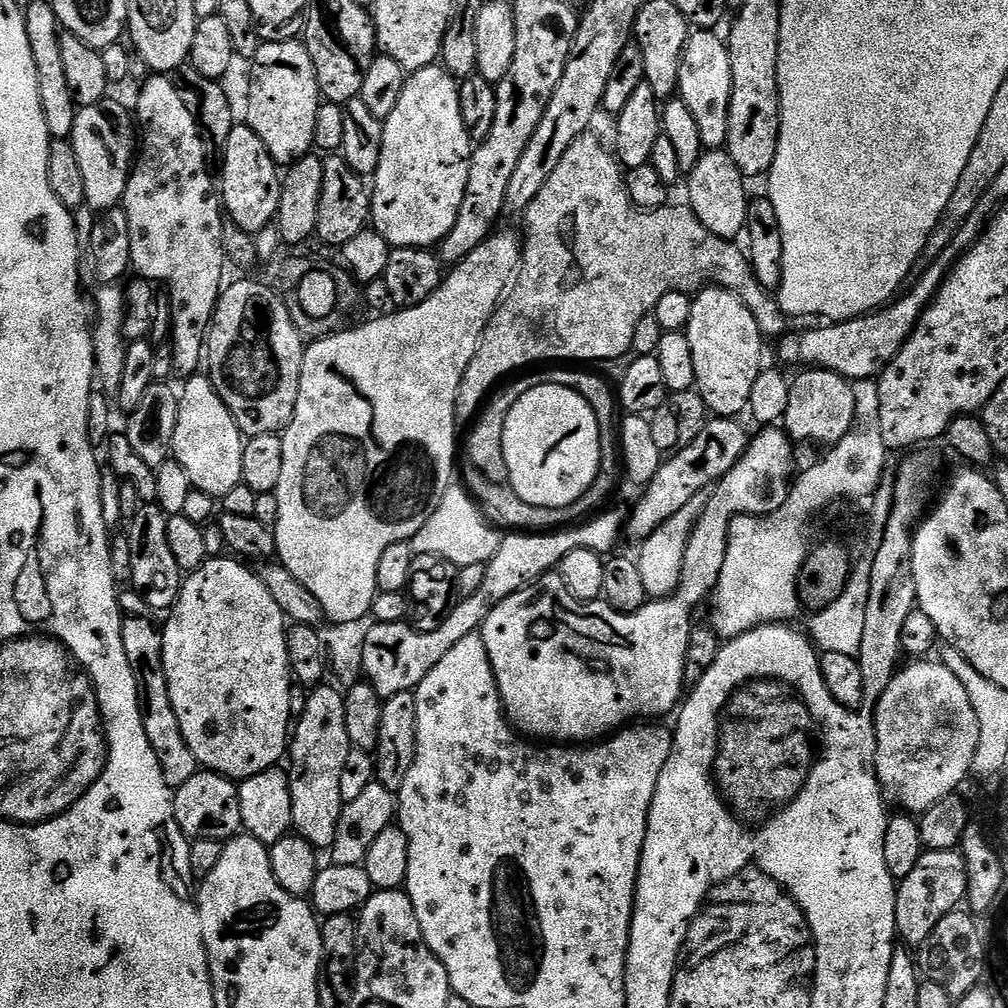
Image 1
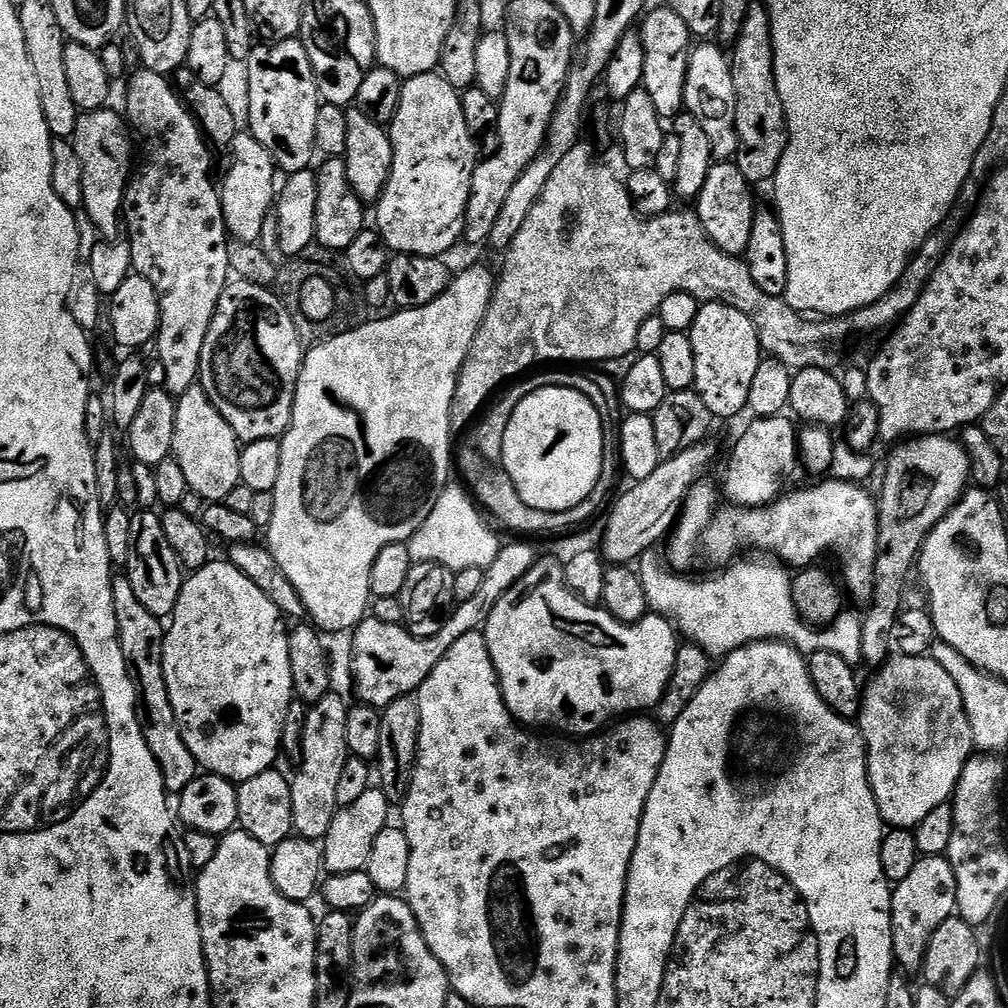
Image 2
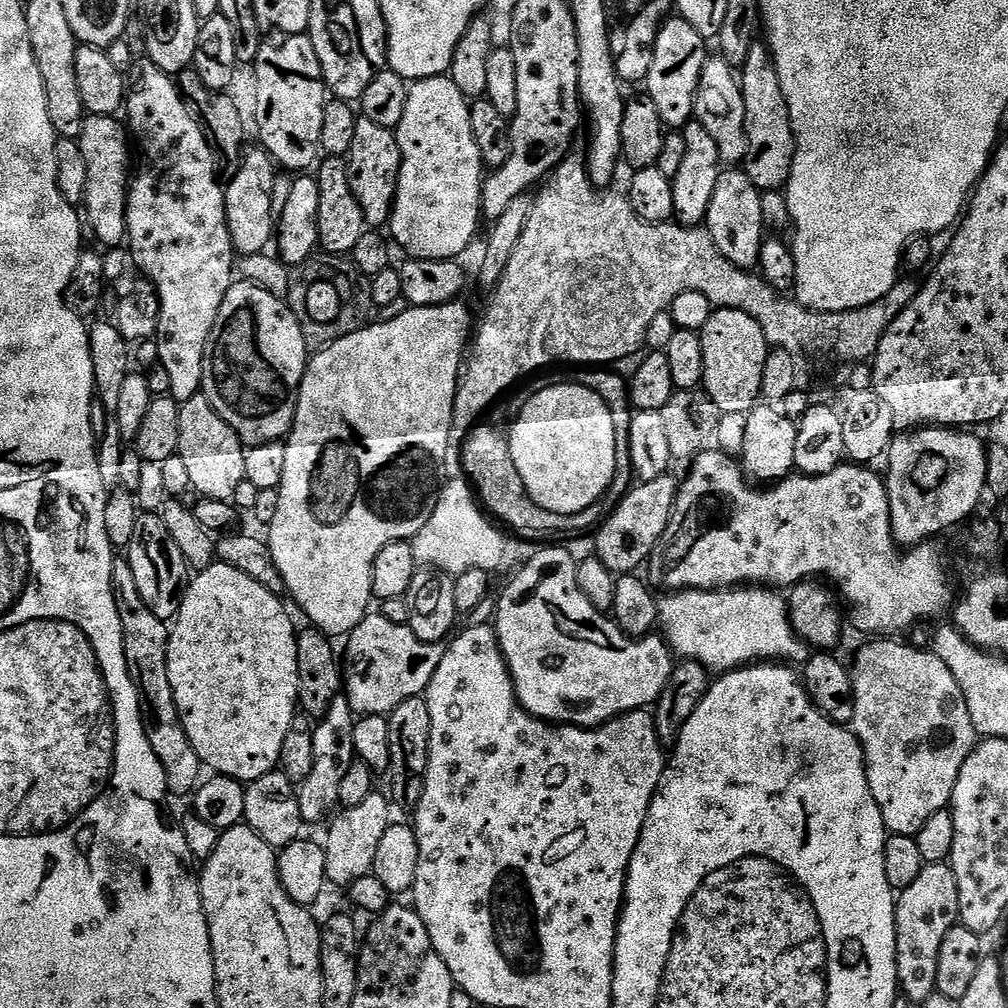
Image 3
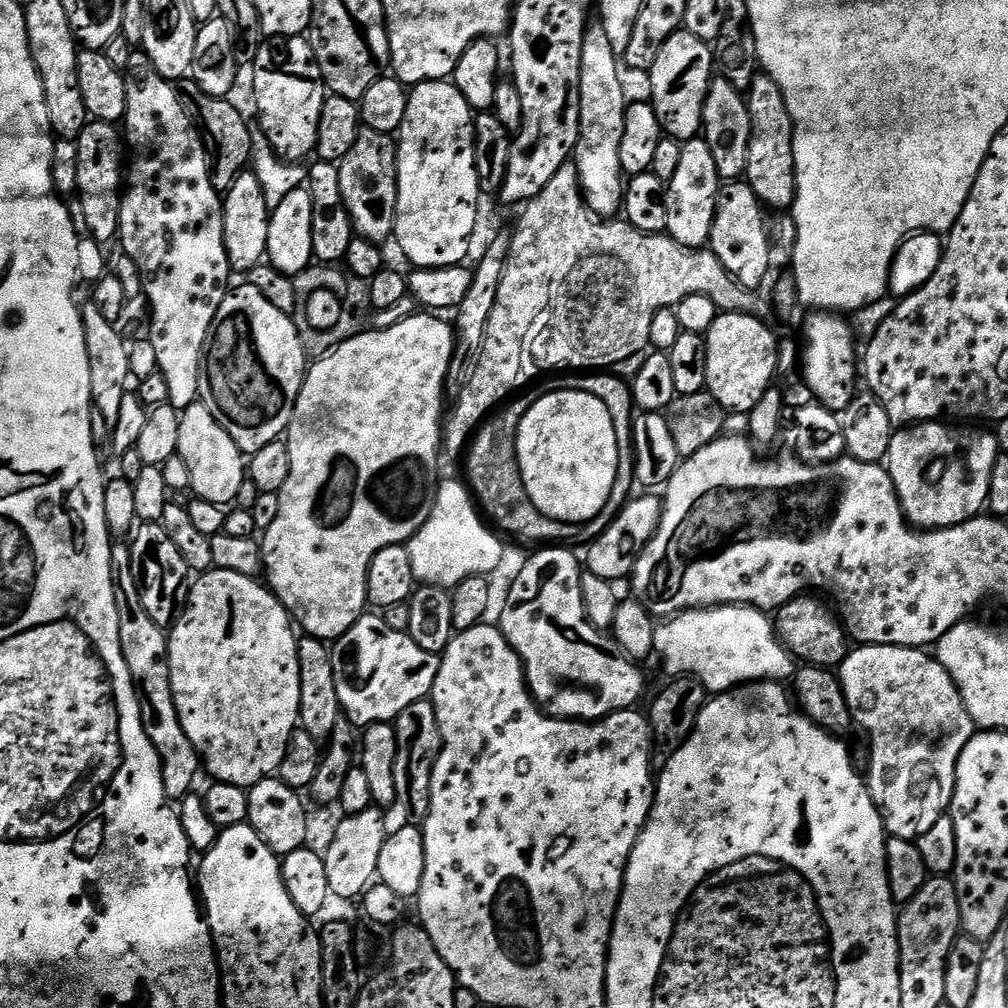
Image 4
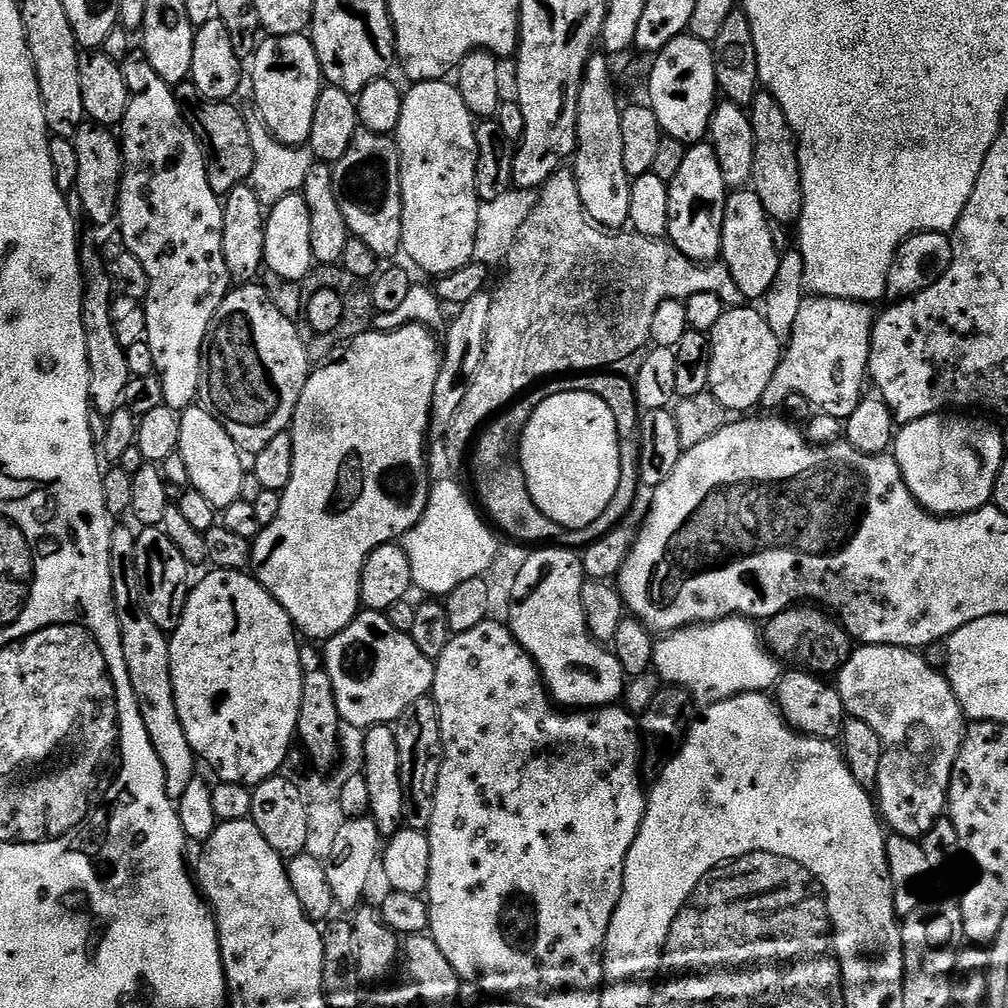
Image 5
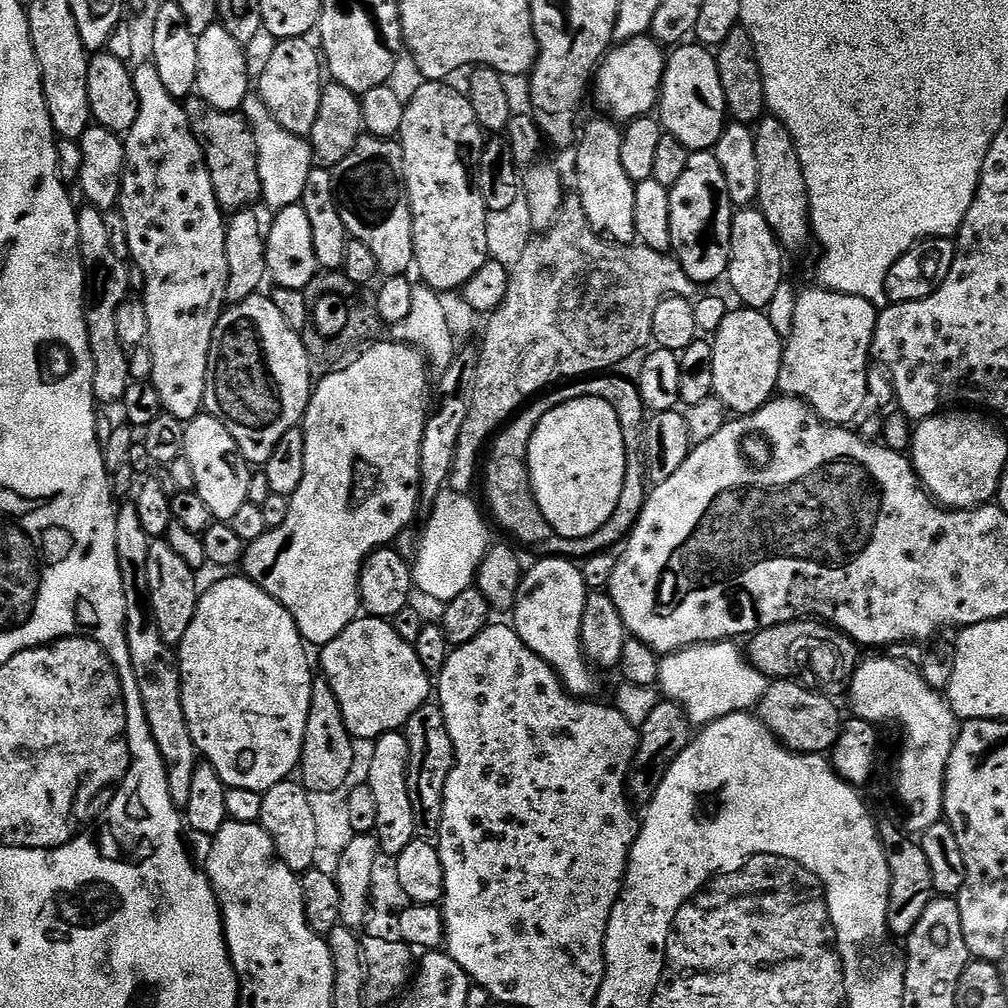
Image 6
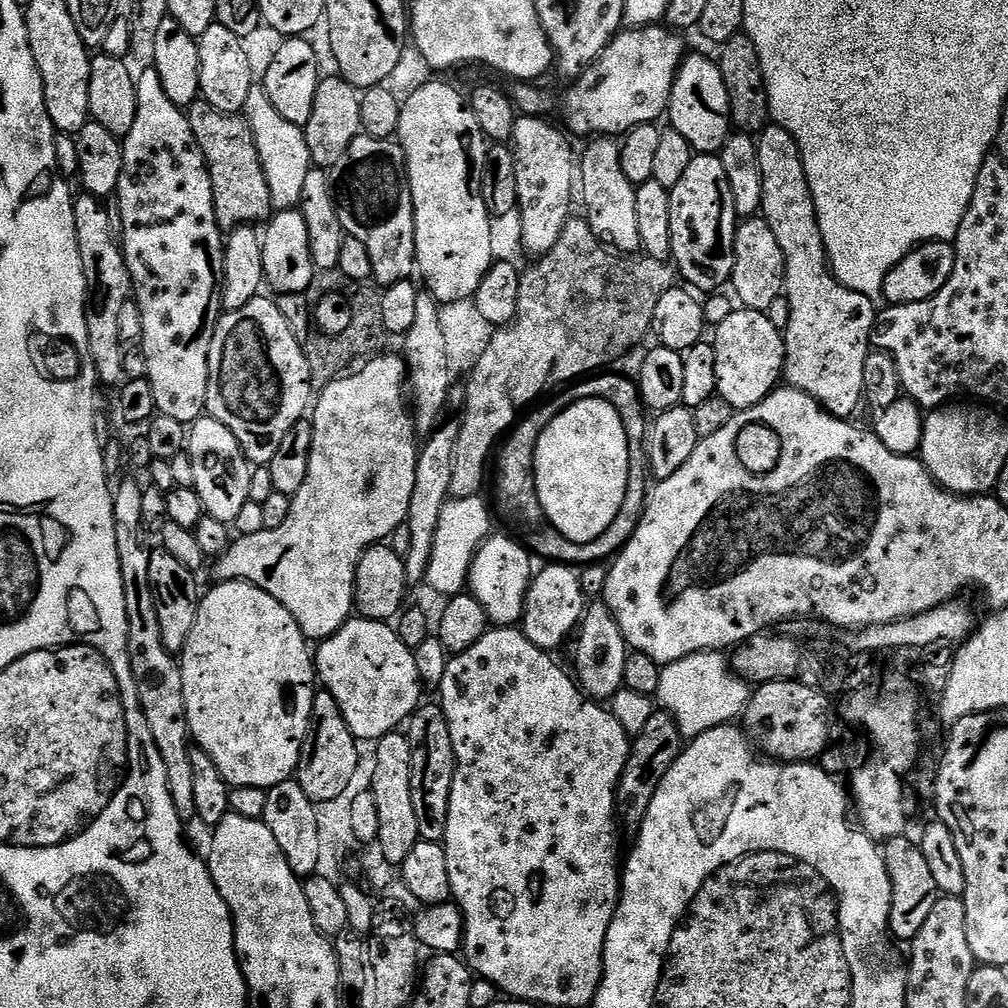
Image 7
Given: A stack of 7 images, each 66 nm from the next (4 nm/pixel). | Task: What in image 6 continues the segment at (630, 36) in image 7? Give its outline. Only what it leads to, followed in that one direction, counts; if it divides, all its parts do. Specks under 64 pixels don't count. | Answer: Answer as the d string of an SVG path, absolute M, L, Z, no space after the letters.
M651 35L635 36L632 40L617 43L605 55L594 73L594 96L596 92L597 102L612 111L613 121L629 122L647 117L657 107L665 59L665 49Z

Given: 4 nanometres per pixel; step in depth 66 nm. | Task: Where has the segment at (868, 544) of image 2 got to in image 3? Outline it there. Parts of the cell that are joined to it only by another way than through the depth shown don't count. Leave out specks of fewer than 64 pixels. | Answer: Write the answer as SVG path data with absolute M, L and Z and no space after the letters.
M705 450L700 453L699 456L696 457L695 460L692 461L690 467L687 469L688 477L682 480L682 483L679 485L679 492L676 498L676 505L672 509L672 518L668 524L668 528L665 531L662 547L659 549L658 558L660 556L660 572L664 575L664 584L668 588L668 590L732 590L735 589L737 586L771 586L773 589L776 590L788 590L791 589L793 586L797 584L803 584L805 582L811 581L813 578L823 578L825 581L833 580L834 583L840 584L840 588L838 587L838 592L841 597L846 601L848 599L848 604L852 607L852 620L850 616L850 624L857 628L860 632L869 632L869 637L872 638L892 638L895 637L897 634L895 632L904 632L907 628L912 628L915 626L919 620L932 620L935 616L940 616L943 614L944 611L951 609L954 604L954 596L952 600L952 580L948 577L948 572L946 569L943 568L944 560L940 557L940 552L938 549L935 548L932 542L925 542L916 547L912 547L907 549L907 551L903 552L897 545L894 543L892 539L892 532L891 532L891 510L890 510L890 502L887 498L887 486L885 481L881 479L879 476L876 477L874 473L871 472L872 468L868 466L857 466L855 463L852 462L844 462L840 464L840 466L834 470L830 470L829 473L822 474L821 476L807 476L803 474L791 474L785 477L783 480L773 483L771 486L768 487L760 487L760 486L750 486L749 481L746 479L744 474L744 469L741 467L739 463L736 464L734 461L731 460L730 457L727 456L724 452L712 452L713 450Z

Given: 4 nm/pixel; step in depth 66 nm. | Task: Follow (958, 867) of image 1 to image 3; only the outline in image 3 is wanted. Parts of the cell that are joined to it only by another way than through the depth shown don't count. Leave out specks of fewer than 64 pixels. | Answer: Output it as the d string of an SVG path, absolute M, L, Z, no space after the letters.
M951 863L925 864L924 868L896 897L896 978L899 991L912 1004L923 1006L930 997L937 995L936 979L938 978L938 952L950 930L957 927L960 919L958 906L958 878Z

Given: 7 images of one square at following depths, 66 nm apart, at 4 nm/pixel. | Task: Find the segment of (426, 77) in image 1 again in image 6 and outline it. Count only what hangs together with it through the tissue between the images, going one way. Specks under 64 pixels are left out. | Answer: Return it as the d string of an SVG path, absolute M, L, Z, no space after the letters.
M424 82L421 88L413 94L412 100L407 101L404 117L402 118L402 126L398 143L400 146L400 155L404 157L404 186L408 190L408 205L412 211L412 242L415 271L420 271L419 279L433 289L433 291L443 294L445 292L456 292L463 289L466 282L470 282L470 278L474 278L474 274L478 270L482 270L482 266L489 260L487 248L487 218L489 211L485 208L482 195L476 192L476 168L479 166L479 158L482 154L486 143L486 133L480 127L478 118L474 118L474 106L470 106L467 95L463 91L455 92L449 85L444 82Z

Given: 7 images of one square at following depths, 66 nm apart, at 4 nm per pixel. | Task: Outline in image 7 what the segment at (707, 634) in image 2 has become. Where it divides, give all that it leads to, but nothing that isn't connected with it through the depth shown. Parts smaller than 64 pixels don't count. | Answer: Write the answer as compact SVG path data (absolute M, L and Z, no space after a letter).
M695 652L660 669L655 699L659 707L672 717L681 737L695 738L711 728L732 724L743 717L750 695L749 685L729 671L725 661L723 664L716 658L706 652Z

